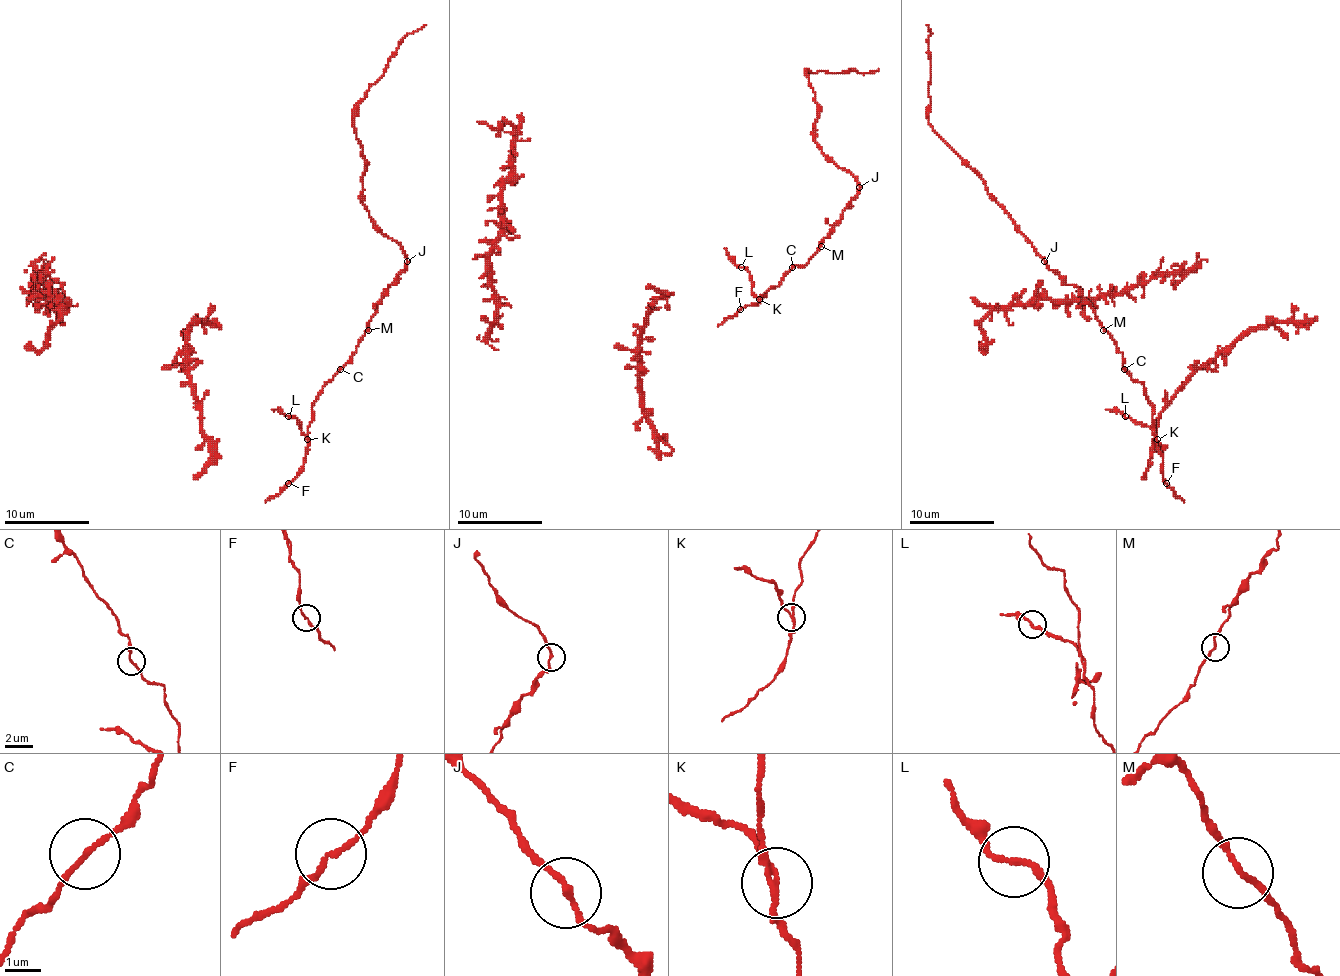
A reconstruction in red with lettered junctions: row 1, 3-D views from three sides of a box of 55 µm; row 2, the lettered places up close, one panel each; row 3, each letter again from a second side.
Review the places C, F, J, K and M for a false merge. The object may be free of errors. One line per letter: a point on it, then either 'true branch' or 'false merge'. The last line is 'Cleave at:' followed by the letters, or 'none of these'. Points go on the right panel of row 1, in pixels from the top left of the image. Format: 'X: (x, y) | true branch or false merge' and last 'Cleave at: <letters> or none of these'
C: (1124, 369) | true branch
F: (1166, 483) | true branch
J: (1044, 261) | true branch
K: (1157, 439) | false merge
M: (1103, 330) | true branch
Cleave at: K

